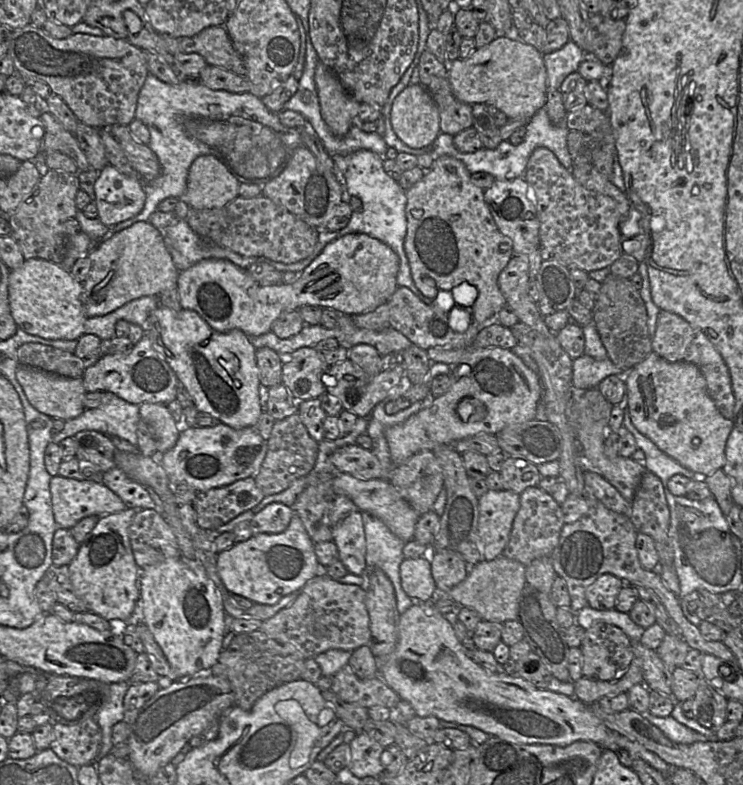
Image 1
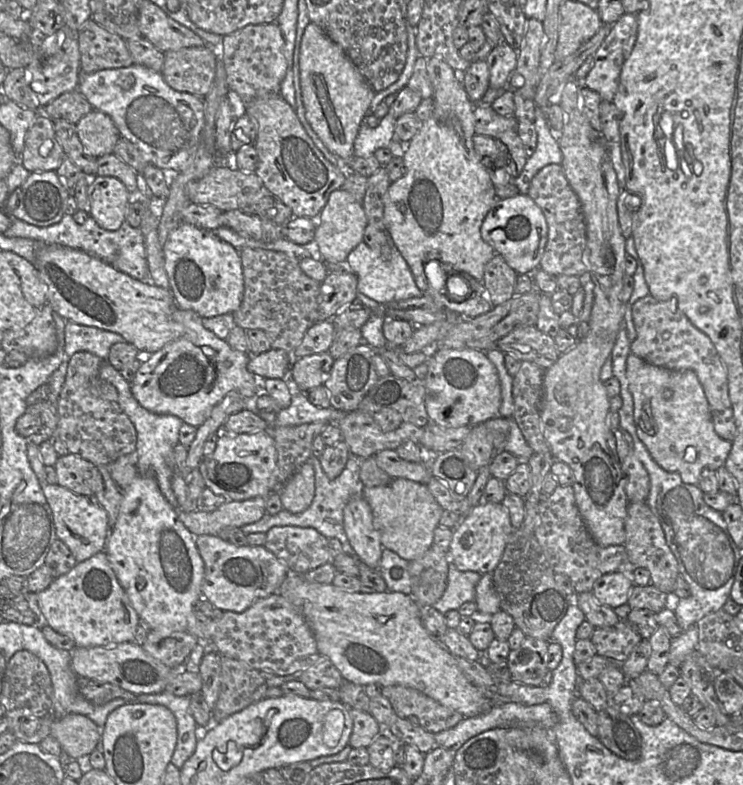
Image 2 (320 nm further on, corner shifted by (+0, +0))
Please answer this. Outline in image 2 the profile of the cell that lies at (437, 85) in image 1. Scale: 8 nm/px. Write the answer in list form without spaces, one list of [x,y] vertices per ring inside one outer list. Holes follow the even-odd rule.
[[[491,105],[474,106],[474,129],[477,134],[498,139],[508,130],[517,130],[518,120],[514,116],[501,116]]]

